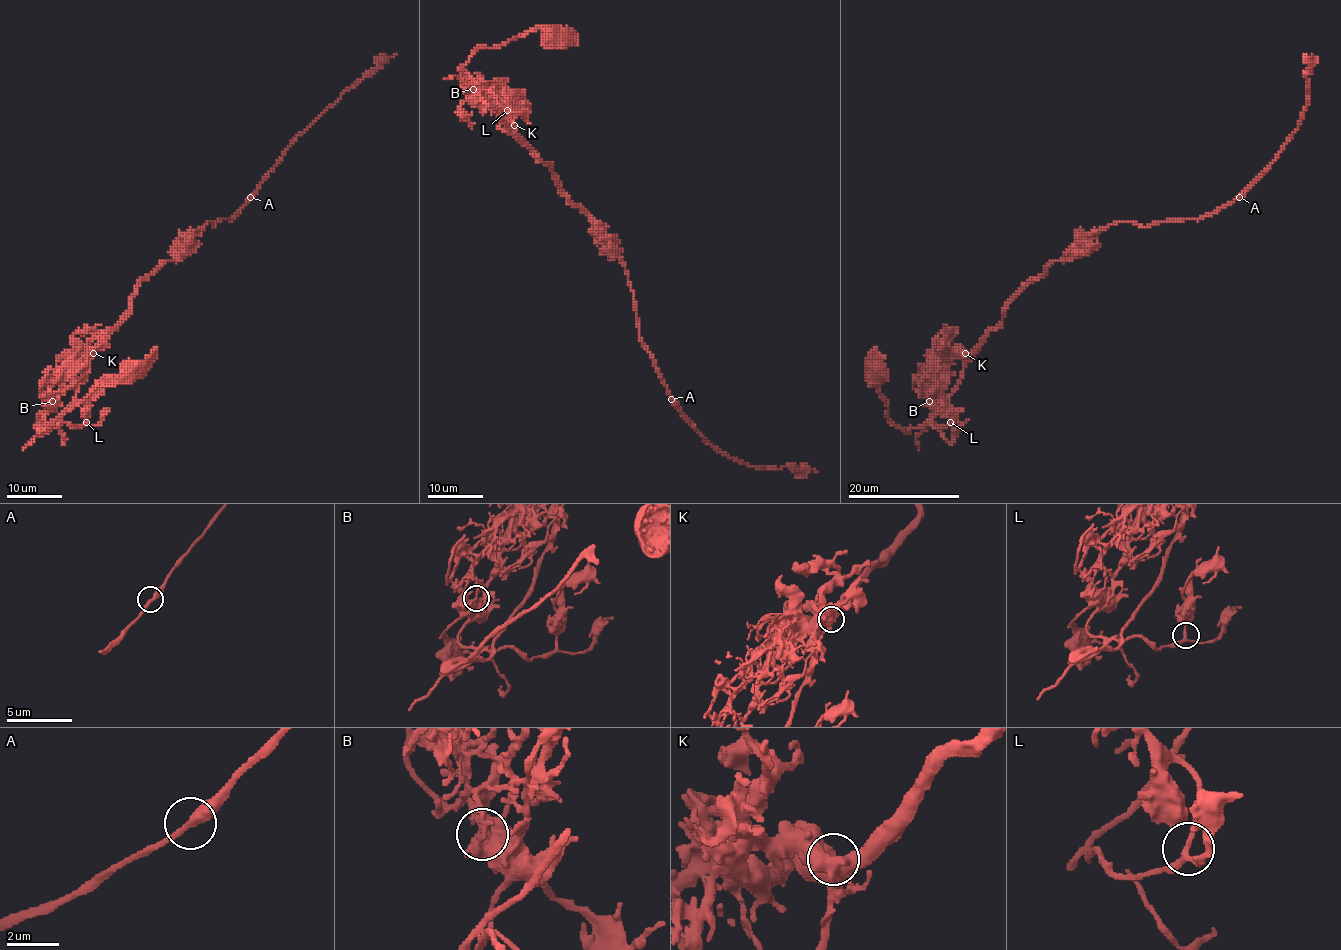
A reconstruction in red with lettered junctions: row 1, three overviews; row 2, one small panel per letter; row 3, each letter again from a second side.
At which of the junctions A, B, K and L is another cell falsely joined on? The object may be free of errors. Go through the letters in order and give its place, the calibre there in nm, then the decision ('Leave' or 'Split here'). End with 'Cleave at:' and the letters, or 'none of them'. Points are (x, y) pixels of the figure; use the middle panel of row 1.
A: Place: (671, 399). Thickness 320 nm. Leave
B: Place: (473, 89). Thickness 170 nm. Split here
K: Place: (514, 125). Thickness 700 nm. Leave
L: Place: (507, 110). Thickness 190 nm. Leave
Cleave at: B

